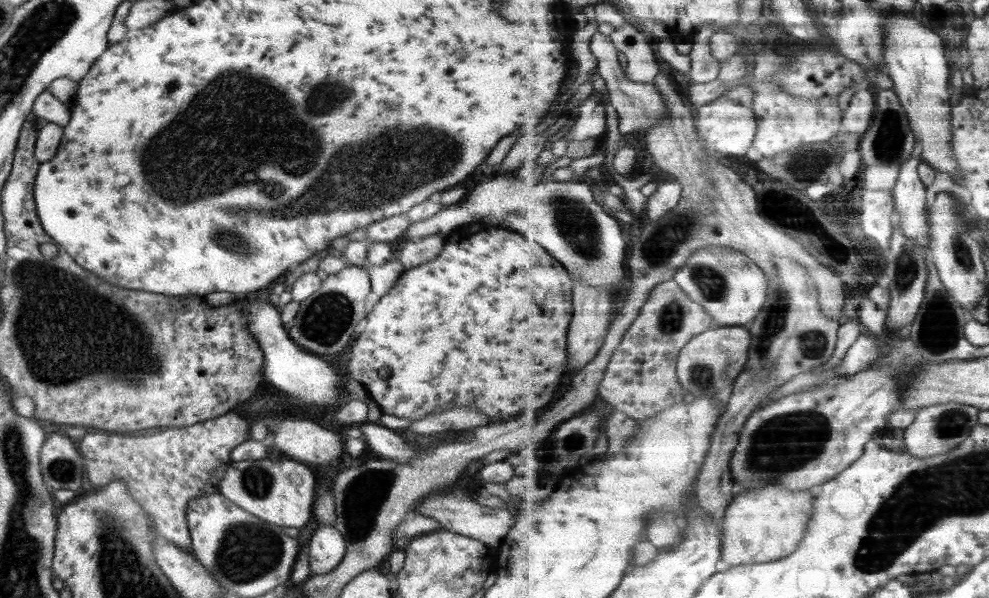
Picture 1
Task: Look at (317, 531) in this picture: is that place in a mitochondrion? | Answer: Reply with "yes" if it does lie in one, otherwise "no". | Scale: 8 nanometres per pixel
no

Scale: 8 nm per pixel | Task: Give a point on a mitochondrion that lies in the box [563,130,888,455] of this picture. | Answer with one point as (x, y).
(774, 323)

